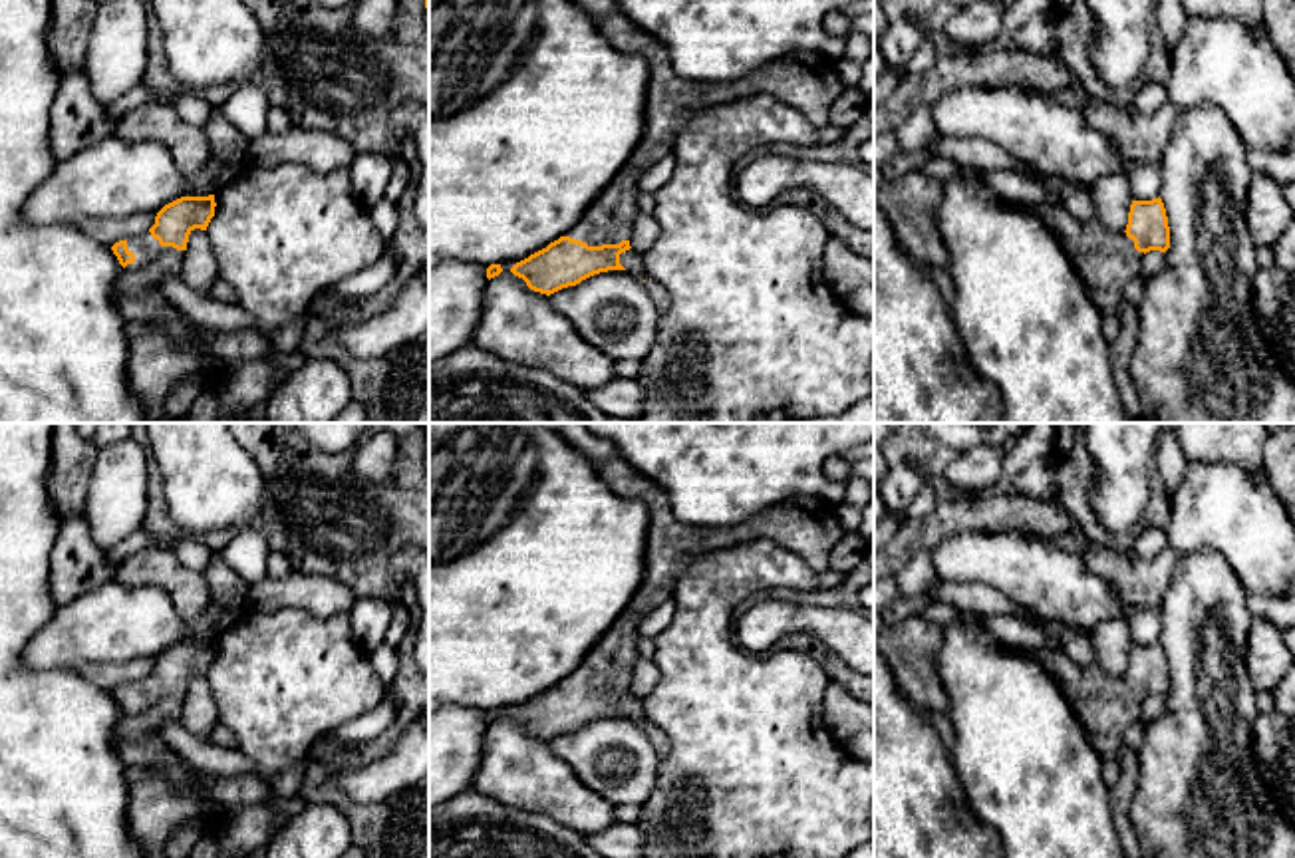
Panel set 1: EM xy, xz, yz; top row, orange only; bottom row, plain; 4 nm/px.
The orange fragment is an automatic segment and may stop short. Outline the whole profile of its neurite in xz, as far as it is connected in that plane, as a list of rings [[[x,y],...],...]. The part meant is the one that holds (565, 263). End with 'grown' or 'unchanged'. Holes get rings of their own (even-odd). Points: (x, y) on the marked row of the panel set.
[[[618,6],[594,22],[616,50],[638,54],[648,64],[644,131],[624,169],[568,234],[510,268],[530,290],[546,296],[600,272],[626,270],[620,254],[632,248],[632,226],[640,214],[640,179],[661,157],[673,153],[677,135],[697,113],[767,93],[798,109],[820,129],[830,123],[830,109],[846,89],[834,62],[816,50],[787,52],[735,81],[685,79],[673,70],[667,48],[640,30]]]; grown

